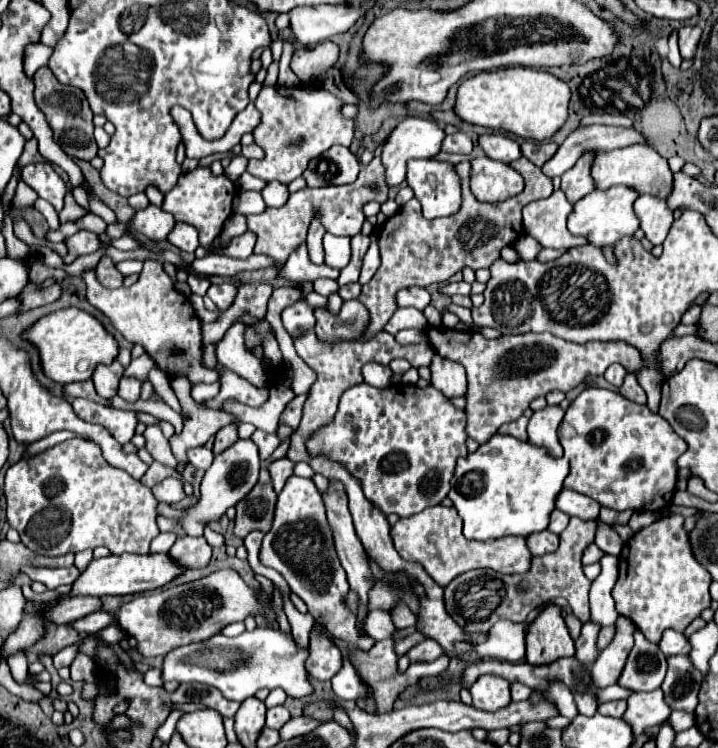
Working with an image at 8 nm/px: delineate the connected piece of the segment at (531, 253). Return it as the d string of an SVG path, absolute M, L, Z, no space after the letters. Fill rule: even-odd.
M522 235L522 239L518 239L516 241L516 245L512 245L514 249L516 249L516 253L518 253L518 257L522 259L522 261L530 261L530 259L534 259L536 255L538 255L538 251L542 249L532 237L528 237L528 235Z

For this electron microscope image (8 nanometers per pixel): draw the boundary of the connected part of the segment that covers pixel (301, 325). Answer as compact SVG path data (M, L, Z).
M298 301L290 307L286 307L282 311L282 323L286 327L286 331L296 337L296 335L302 335L304 331L310 331L314 329L314 313L312 313L312 307L308 307L304 301Z

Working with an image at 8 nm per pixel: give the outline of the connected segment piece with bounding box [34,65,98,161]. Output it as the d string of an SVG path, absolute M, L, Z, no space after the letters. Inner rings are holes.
M40 67L34 73L34 83L36 83L36 105L44 111L52 131L54 131L54 139L56 143L62 147L64 153L68 153L70 157L78 157L82 161L92 161L98 153L96 141L94 141L94 123L92 123L92 109L88 105L88 99L84 97L84 93L78 87L70 87L70 85L62 85L56 75L52 75L50 67Z

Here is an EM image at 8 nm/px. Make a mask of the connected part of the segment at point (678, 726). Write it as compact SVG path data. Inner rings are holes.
M672 711L668 717L670 725L674 727L674 731L684 731L696 725L696 719L692 713L684 713L684 711Z

